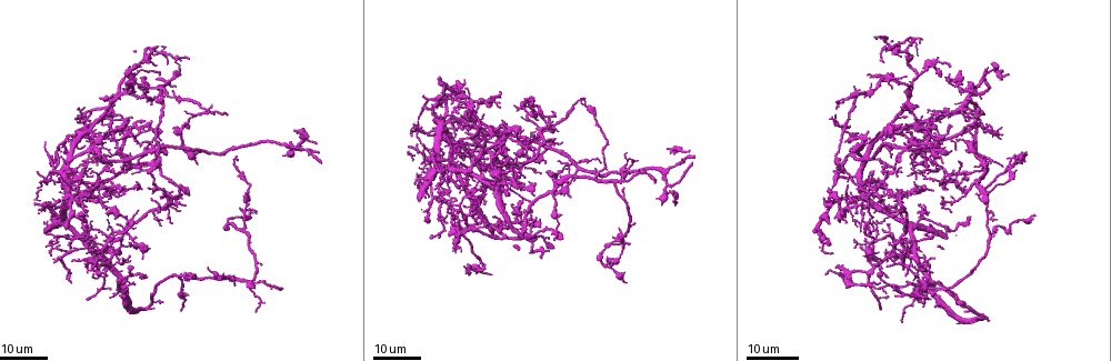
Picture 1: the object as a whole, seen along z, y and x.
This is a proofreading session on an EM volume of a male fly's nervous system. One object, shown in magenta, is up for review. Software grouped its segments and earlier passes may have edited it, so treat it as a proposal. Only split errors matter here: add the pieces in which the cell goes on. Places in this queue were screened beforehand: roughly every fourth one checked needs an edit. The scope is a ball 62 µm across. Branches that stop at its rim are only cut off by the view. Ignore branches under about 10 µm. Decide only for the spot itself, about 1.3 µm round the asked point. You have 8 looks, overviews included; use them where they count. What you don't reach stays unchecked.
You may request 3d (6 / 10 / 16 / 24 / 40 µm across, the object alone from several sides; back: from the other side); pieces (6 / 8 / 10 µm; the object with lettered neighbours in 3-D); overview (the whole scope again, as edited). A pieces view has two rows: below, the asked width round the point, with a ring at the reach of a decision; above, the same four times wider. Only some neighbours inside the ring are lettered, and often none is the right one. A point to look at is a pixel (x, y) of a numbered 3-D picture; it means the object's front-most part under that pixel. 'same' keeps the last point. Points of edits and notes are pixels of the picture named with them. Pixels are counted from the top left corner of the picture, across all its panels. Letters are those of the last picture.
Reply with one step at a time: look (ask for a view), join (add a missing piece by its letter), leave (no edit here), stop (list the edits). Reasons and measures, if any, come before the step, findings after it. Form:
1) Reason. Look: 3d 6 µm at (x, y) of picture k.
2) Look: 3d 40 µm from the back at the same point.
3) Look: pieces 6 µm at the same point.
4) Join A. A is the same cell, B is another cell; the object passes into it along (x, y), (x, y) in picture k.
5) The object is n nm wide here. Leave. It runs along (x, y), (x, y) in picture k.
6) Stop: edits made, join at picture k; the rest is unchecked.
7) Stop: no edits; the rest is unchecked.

Look: 3d 24 µm at (85, 219) of picture 1.

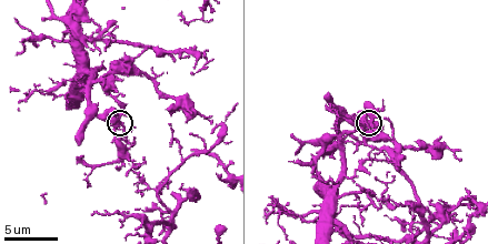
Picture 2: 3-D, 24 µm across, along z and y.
See the neighbours. Look: pieces 8 µm at (115, 127) of picture 2.

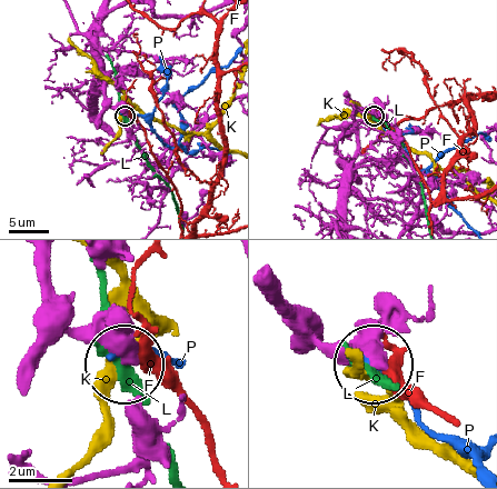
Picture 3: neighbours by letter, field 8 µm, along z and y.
The object is 390 nm wide here. Leave. F, K, L and P are other cells; no lettered piece goes on from it.

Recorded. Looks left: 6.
Look: 3d 24 µm at (458, 189) of picture 1.

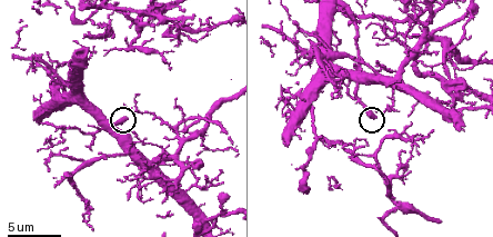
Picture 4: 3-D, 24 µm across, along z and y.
Look: pieces 6 µm at (124, 117) of picture 4.

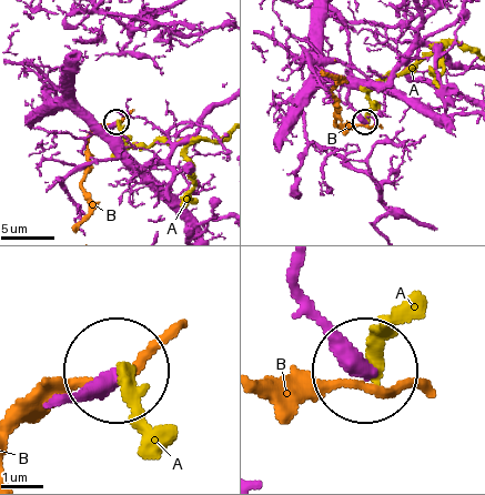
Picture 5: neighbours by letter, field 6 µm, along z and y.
Leave. A and B are other cells; it runs along (62, 401), (111, 369) in picture 5; no lettered piece goes on from it.

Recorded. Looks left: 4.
Free end. Look: 3d 24 µm at (977, 116) of picture 1.

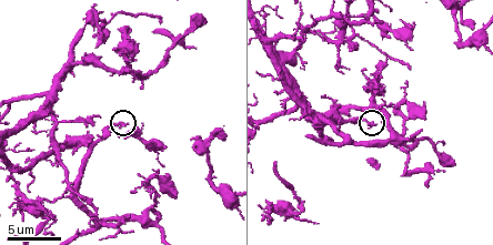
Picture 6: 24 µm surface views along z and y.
Look: pieces 8 µm at (373, 123) of picture 6.

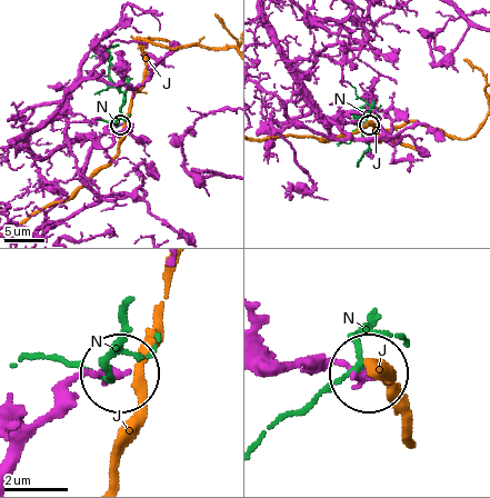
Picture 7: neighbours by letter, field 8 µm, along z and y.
The object is 260 nm wide here. Leave. J and N are other cells; none of them fits.

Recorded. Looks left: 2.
Branch stops here. Look: 3d 16 µm at (187, 195) of picture 1.

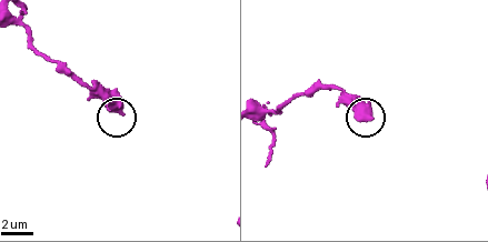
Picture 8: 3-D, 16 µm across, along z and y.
What lies round it. Look: pieces 10 µm at (122, 115) of picture 8.

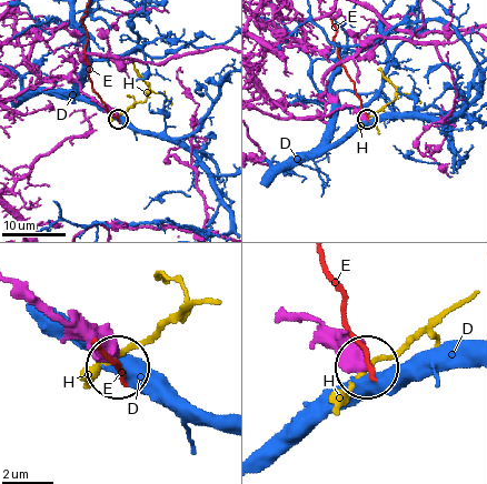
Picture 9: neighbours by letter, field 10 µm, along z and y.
The object is 410 nm wide here. Leave. D, E and H are other cells; it runs along (299, 318), (325, 324), (367, 366) in picture 9; no lettered piece goes on from it.

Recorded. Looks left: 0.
Stop: no edits; the rest is unchecked.

